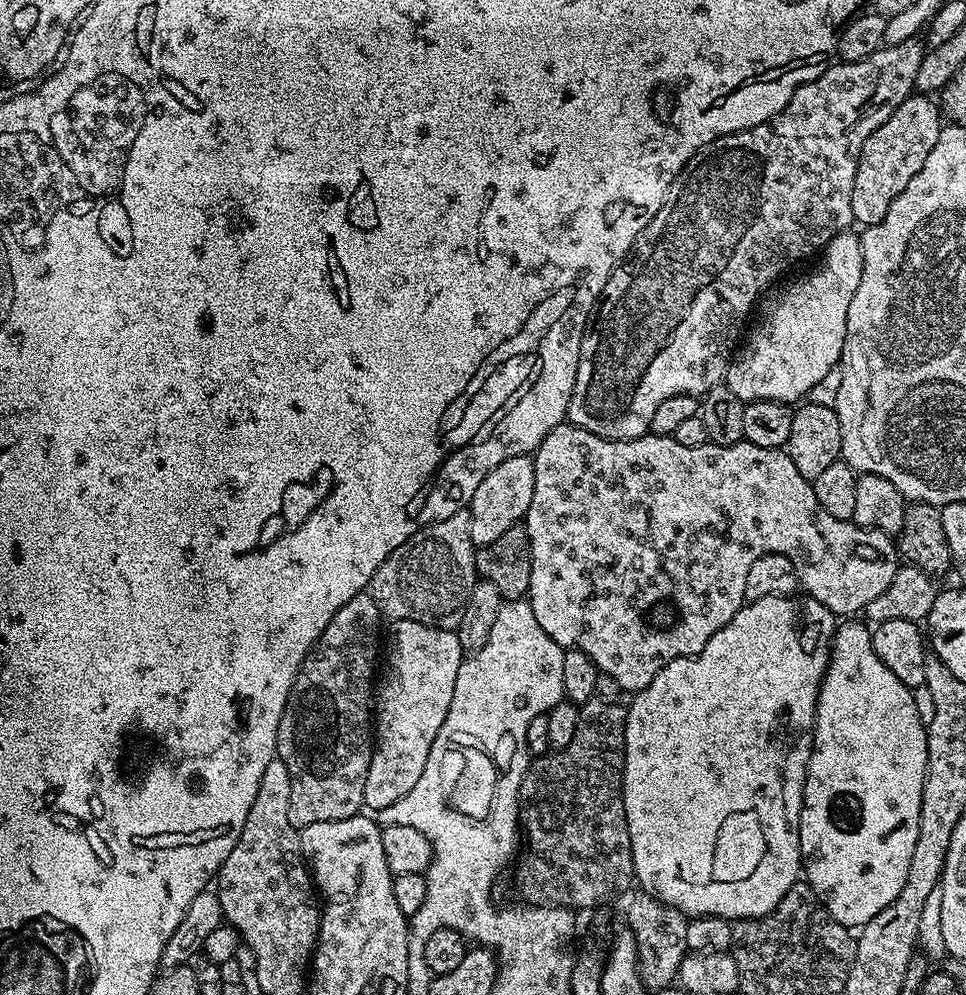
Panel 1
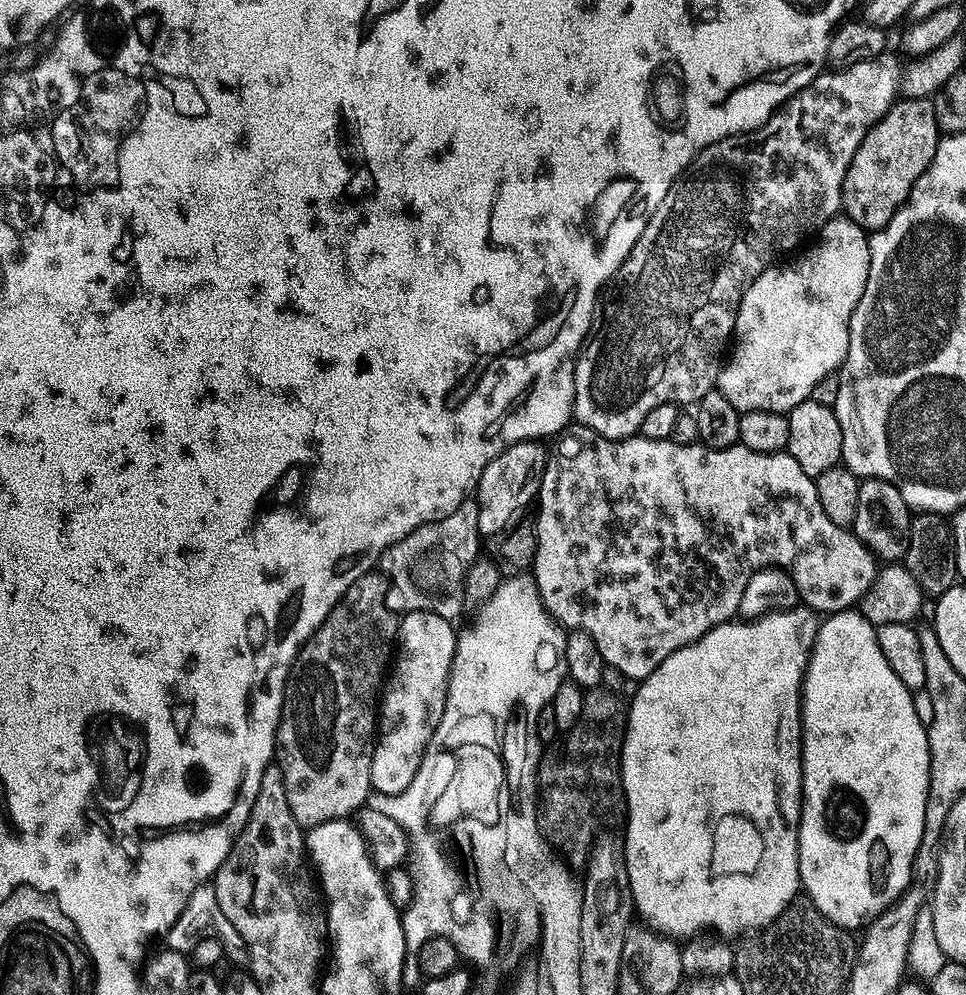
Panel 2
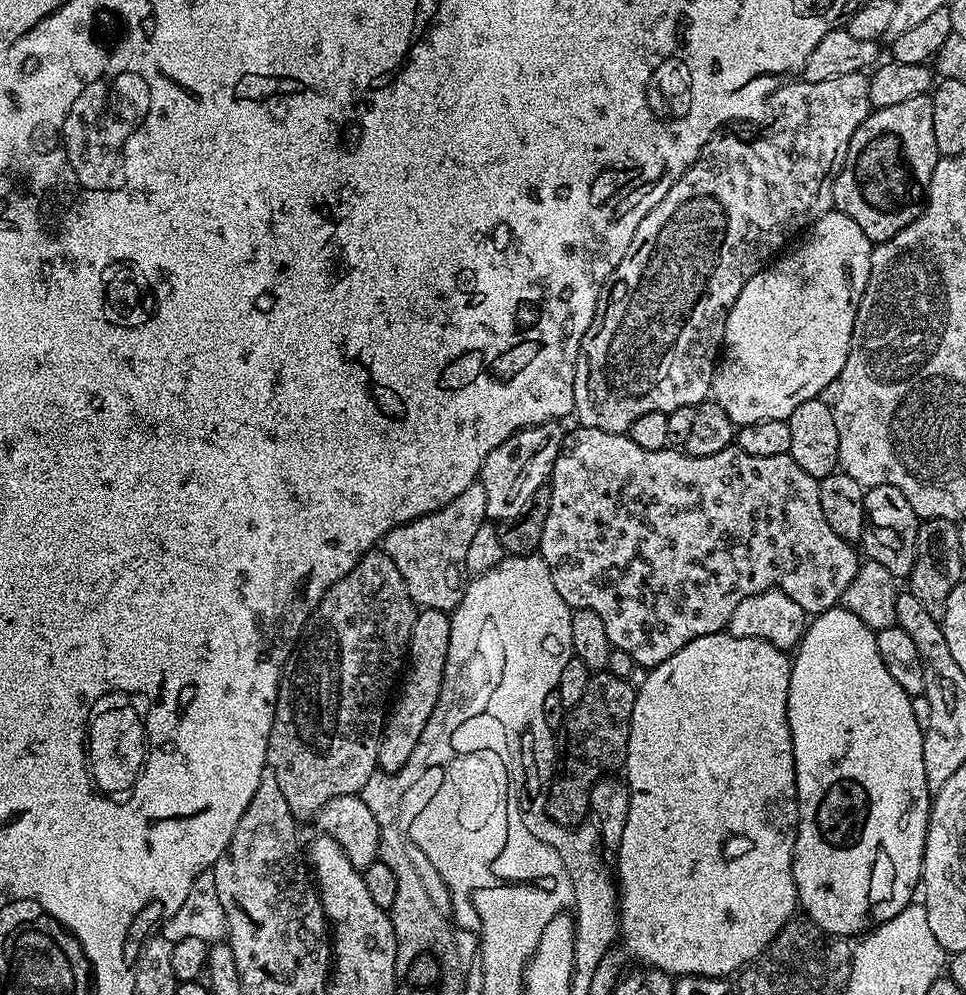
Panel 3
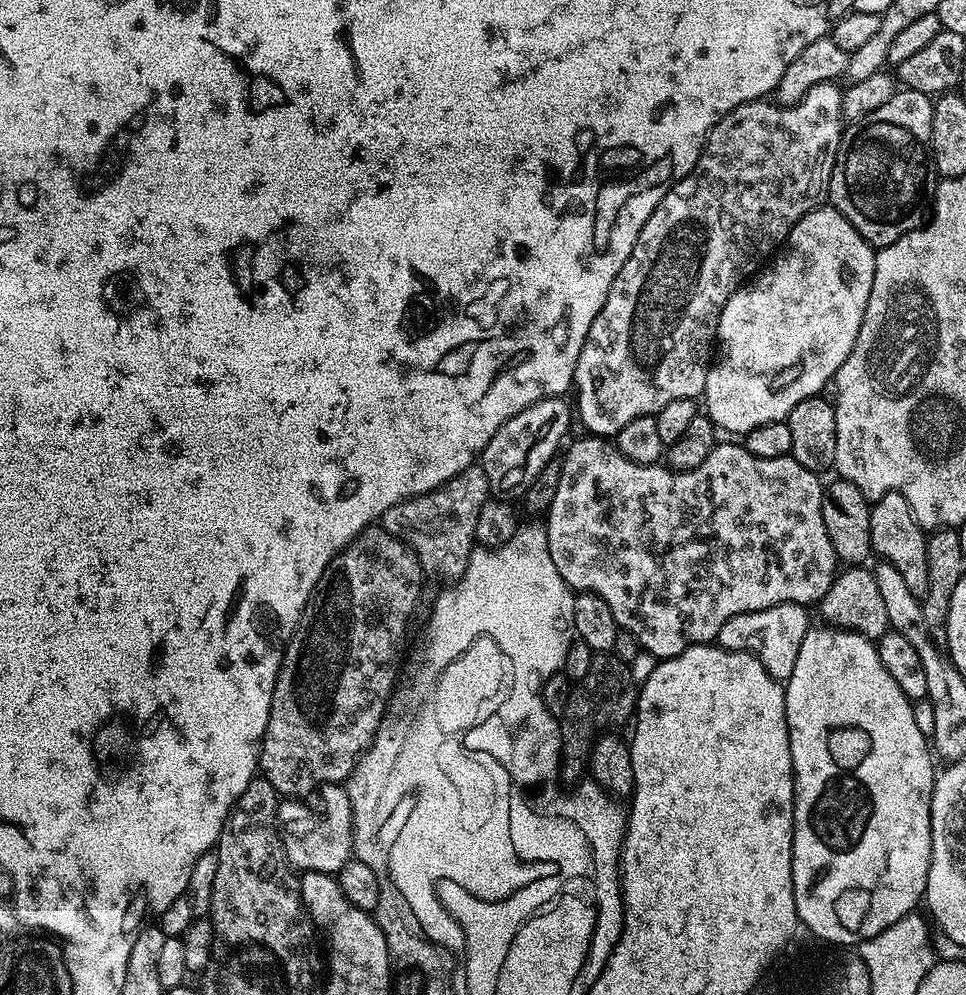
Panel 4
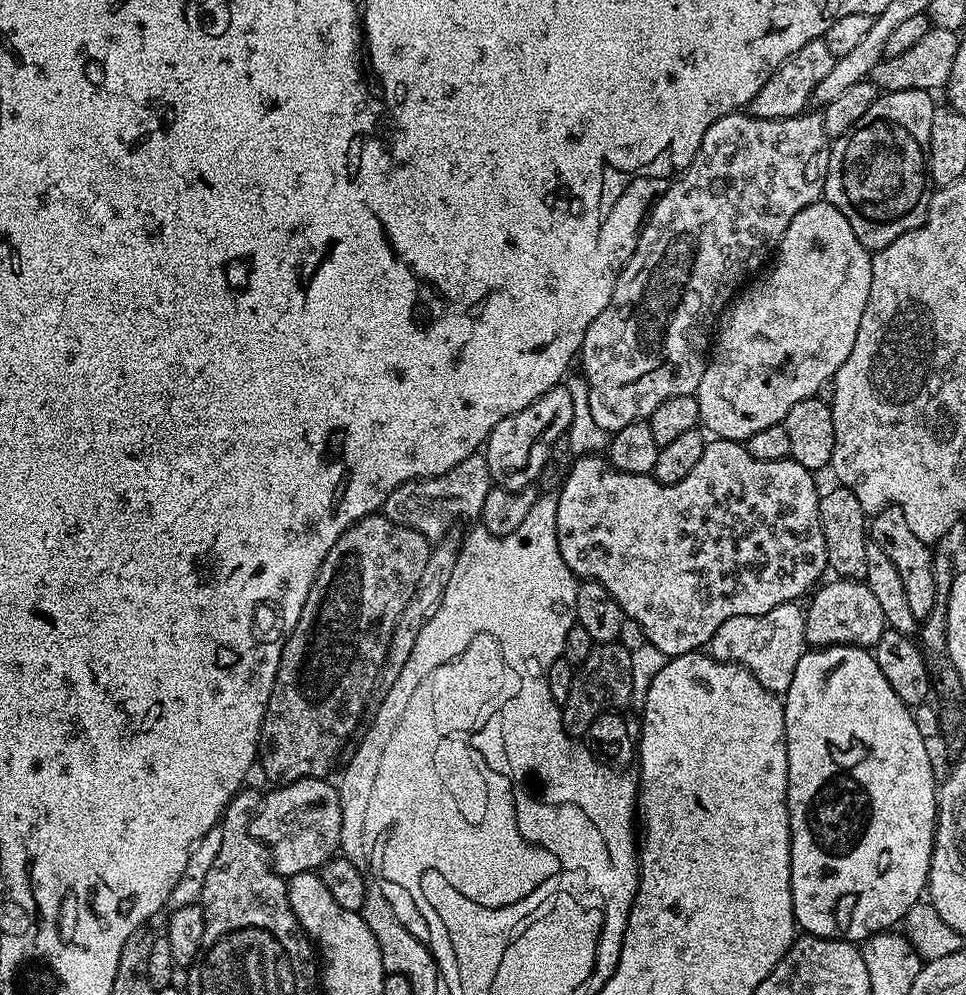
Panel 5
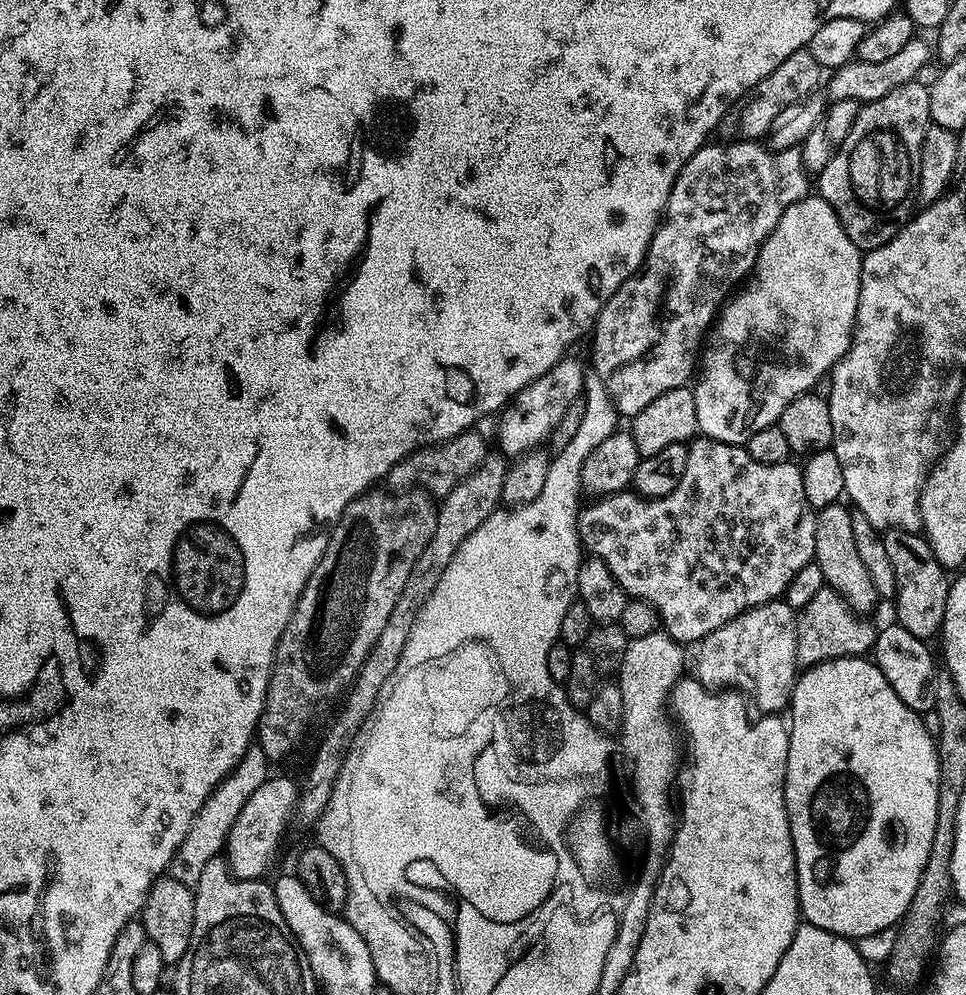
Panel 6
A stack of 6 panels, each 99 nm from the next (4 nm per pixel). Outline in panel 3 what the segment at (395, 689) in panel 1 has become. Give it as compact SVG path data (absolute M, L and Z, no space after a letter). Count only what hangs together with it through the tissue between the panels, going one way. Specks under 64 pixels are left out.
M420 608L416 613L414 630L410 630L410 642L406 653L407 671L416 673L403 677L404 685L403 680L399 685L400 697L396 701L391 701L390 711L384 722L378 764L385 772L393 773L408 761L410 754L414 754L414 746L418 746L418 738L422 738L422 730L426 730L426 722L430 722L430 714L438 702L440 683L446 670L446 650L450 642L451 621L451 615L442 610Z

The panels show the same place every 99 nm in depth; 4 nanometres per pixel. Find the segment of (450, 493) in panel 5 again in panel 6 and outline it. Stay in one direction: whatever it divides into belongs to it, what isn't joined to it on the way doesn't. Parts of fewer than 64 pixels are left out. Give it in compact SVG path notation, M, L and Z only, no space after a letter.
M469 430L458 434L453 440L447 440L444 444L413 451L412 455L407 456L388 471L387 491L393 494L407 494L420 489L433 497L442 498L451 488L458 486L458 482L462 482L466 477L474 474L488 459L490 449L488 449L487 442L478 433L479 431Z

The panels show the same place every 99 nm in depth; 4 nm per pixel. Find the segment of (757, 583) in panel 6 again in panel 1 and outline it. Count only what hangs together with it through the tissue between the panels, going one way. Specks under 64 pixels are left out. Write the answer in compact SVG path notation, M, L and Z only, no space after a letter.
M565 422L554 426L554 430L550 430L550 434L544 436L544 440L536 447L532 456L532 465L534 466L534 498L530 498L530 506L528 512L524 515L523 525L528 530L530 538L530 550L532 551L532 565L530 566L530 586L528 587L528 595L526 597L530 607L534 610L534 618L538 618L538 626L542 626L542 630L546 630L546 634L550 634L550 638L554 638L554 642L558 642L558 646L562 649L577 648L582 650L591 660L596 663L599 671L610 674L610 678L614 678L614 682L618 682L618 686L624 688L625 693L635 694L641 692L646 686L650 686L650 682L654 678L654 674L658 674L658 670L662 670L670 662L674 662L683 656L697 656L706 646L706 642L710 642L710 638L714 638L714 634L718 630L722 630L734 618L734 614L738 614L738 610L743 608L746 601L746 574L750 574L750 566L754 566L754 562L758 562L758 558L762 558L771 552L781 552L784 556L792 559L792 565L798 577L798 584L807 595L812 596L818 602L822 602L822 606L826 606L837 618L852 618L855 612L863 613L870 602L874 602L874 598L878 598L878 594L882 594L882 590L886 590L886 586L890 586L890 582L894 578L898 567L898 548L894 543L893 537L887 536L884 532L879 532L873 528L859 528L853 524L851 520L839 520L833 518L831 514L826 514L826 510L822 510L818 506L818 498L814 498L814 490L812 489L812 481L802 478L802 474L798 474L798 466L794 466L794 462L788 456L787 451L779 448L767 448L766 446L754 446L747 442L731 444L730 446L718 446L711 442L702 446L681 446L681 444L673 440L670 436L639 436L636 440L607 440L598 434L594 434L585 428L579 428L577 424Z

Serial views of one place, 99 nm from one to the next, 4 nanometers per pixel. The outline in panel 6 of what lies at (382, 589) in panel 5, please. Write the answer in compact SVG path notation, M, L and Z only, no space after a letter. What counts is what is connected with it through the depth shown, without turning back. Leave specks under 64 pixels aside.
M369 490L356 500L352 500L350 506L346 506L342 518L335 521L332 534L328 537L326 550L322 554L314 574L310 574L310 578L298 598L296 609L286 626L286 630L280 635L280 641L276 647L276 660L272 663L272 673L270 674L270 682L266 690L264 712L260 716L259 722L256 723L256 735L254 737L255 743L260 751L264 753L265 761L272 762L272 760L286 759L303 742L304 735L307 734L308 727L312 724L312 719L315 716L322 715L327 710L328 700L334 699L335 696L337 698L343 697L348 689L351 688L352 683L356 681L358 670L366 662L374 642L378 642L378 634L382 634L383 628L386 627L386 621L390 619L390 613L393 612L394 605L397 604L398 598L406 586L406 580L410 578L410 570L414 570L414 562L418 562L418 558L422 558L422 550L426 550L426 542L430 542L430 538L434 534L436 508L434 504L431 504L433 501L427 495L421 494L416 490L407 494L393 494L387 490L376 491L380 490Z

